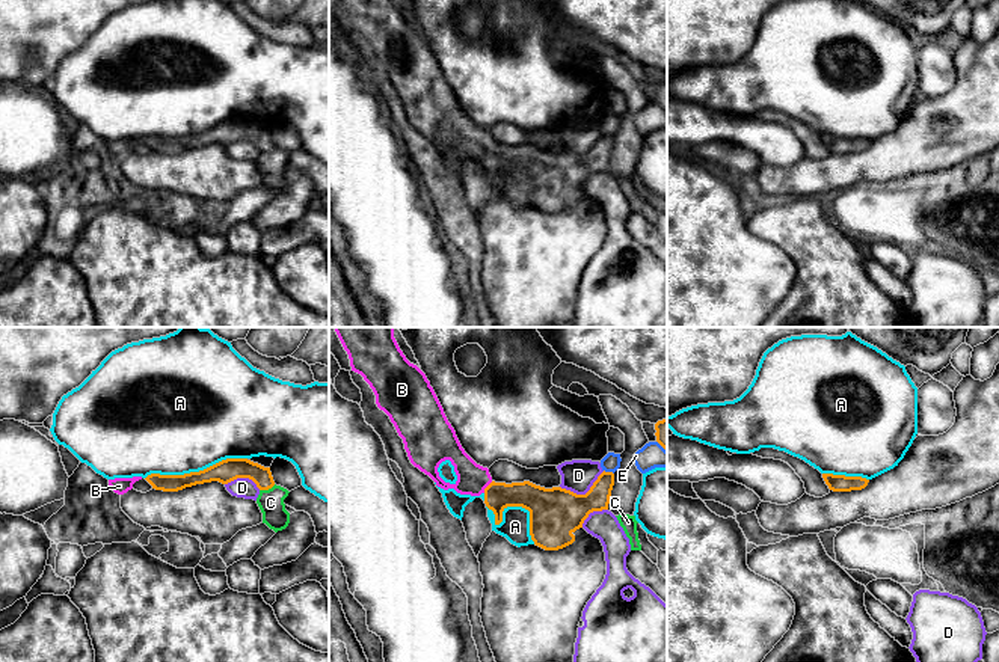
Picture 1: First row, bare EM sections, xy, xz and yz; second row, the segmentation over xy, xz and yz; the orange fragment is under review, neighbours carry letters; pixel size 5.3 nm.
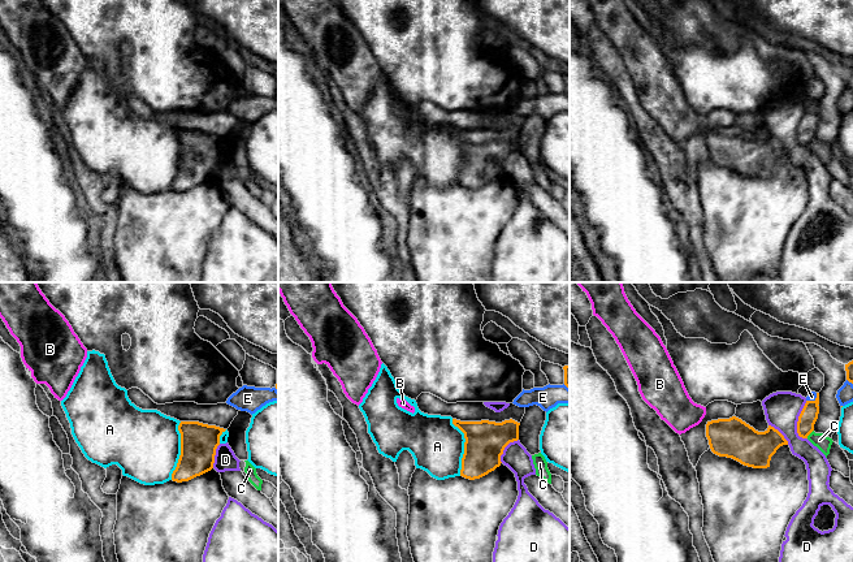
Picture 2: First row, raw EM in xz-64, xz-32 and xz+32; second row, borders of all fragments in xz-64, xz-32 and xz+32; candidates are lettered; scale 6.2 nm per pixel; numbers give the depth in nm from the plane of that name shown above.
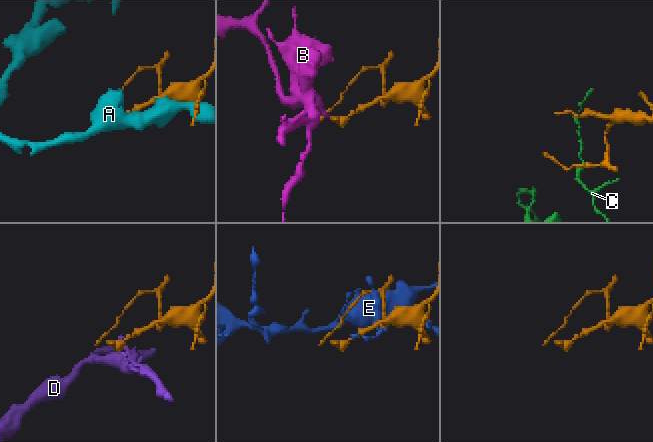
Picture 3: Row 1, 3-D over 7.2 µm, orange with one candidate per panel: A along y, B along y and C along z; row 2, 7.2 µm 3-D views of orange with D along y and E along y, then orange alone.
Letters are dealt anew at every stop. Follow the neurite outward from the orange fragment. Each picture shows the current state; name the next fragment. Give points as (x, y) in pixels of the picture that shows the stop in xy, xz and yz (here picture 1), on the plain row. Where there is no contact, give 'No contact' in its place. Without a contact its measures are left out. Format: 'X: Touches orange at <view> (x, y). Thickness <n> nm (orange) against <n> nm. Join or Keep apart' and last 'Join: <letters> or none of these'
A: Touches orange at xy (195, 134). Thickness 120 nm (orange) against 480 nm. Keep apart
B: Touches orange at xz (486, 150). Thickness 140 nm (orange) against 160 nm. Join
C: Touches orange at xy (267, 151). Thickness 120 nm (orange) against 140 nm. Keep apart
D: Touches orange at xz (583, 157). Thickness 280 nm (orange) against 180 nm. Keep apart
E: Touches orange at xz (608, 134). Thickness 140 nm (orange) against 100 nm. Keep apart
Join: B

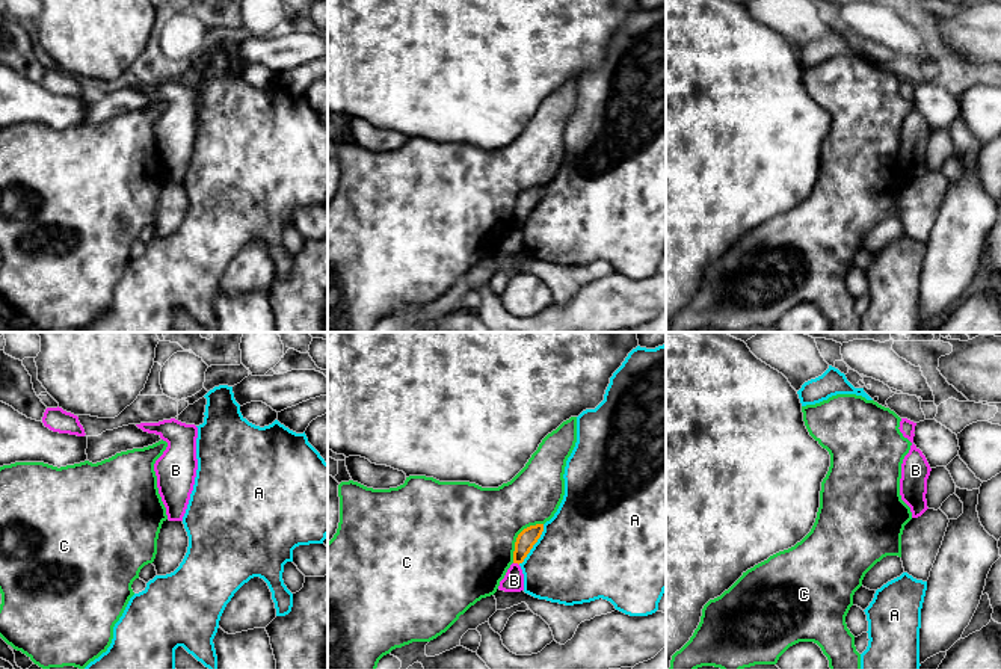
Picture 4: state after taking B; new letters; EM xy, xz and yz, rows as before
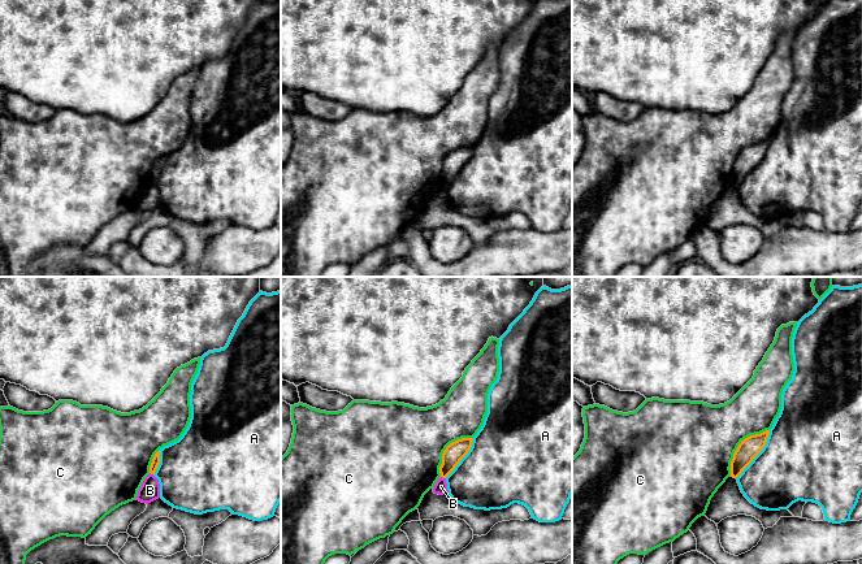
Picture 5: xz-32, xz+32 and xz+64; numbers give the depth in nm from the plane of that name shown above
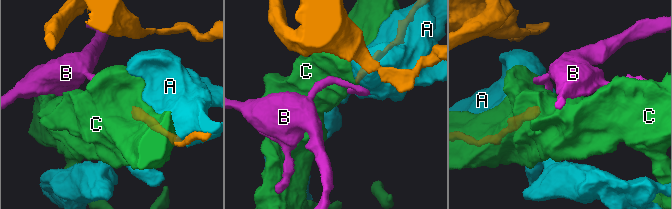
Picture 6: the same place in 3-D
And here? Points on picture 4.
A: Touches orange at xz (533, 206). Thickness 100 nm (orange) against 460 nm. Keep apart
B: Touches orange at xz (517, 224). Thickness 100 nm (orange) against 110 nm. Keep apart
C: Touches orange at xz (518, 198). Thickness 100 nm (orange) against 480 nm. Keep apart
Join: none of these

